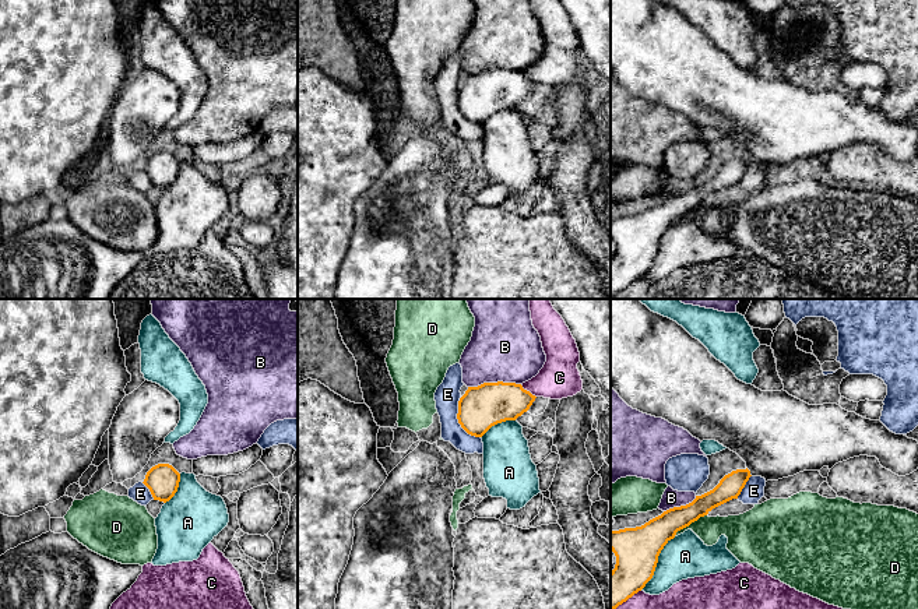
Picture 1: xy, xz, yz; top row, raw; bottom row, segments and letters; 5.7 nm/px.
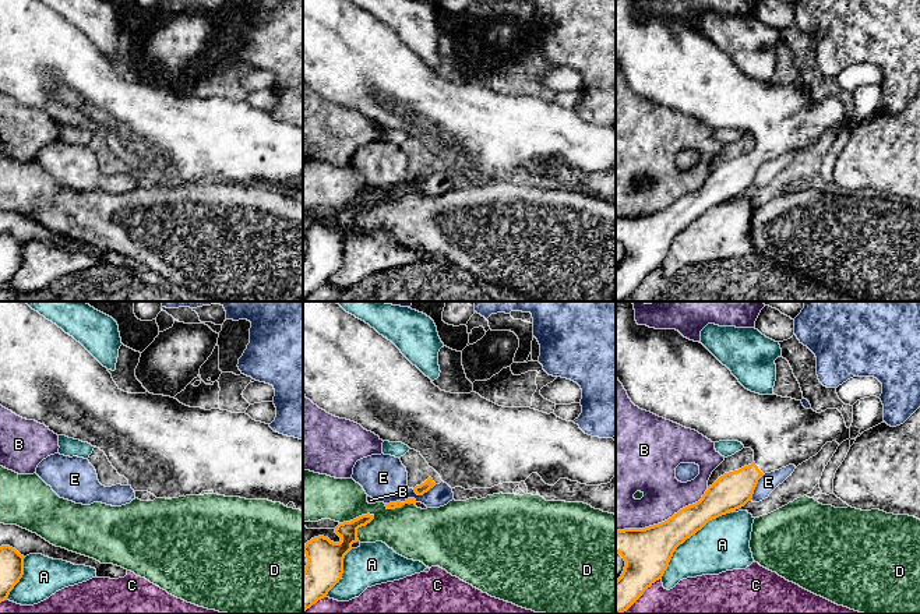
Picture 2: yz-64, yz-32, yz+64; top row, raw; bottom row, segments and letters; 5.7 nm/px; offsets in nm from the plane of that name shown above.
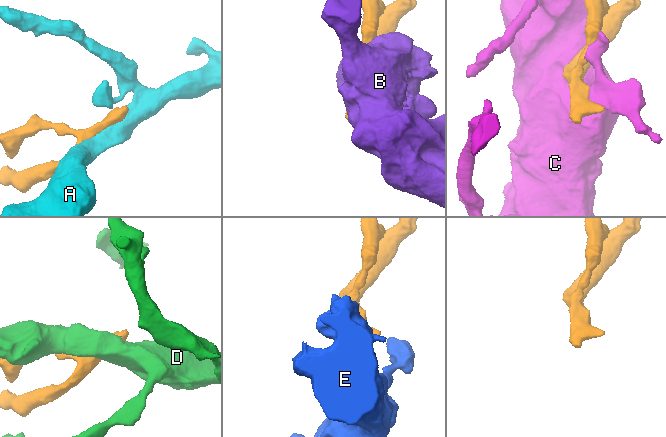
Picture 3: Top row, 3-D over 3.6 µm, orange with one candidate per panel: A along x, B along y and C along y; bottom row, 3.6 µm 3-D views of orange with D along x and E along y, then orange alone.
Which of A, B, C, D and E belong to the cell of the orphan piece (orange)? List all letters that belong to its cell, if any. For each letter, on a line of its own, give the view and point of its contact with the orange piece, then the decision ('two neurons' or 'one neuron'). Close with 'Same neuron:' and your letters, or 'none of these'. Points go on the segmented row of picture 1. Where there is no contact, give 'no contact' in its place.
A: yz (657, 562) | two neurons
B: xz (493, 383) | two neurons
C: xz (528, 391) | two neurons
D: yz (689, 524) | two neurons
E: xz (458, 421) | two neurons
Same neuron: none of these

